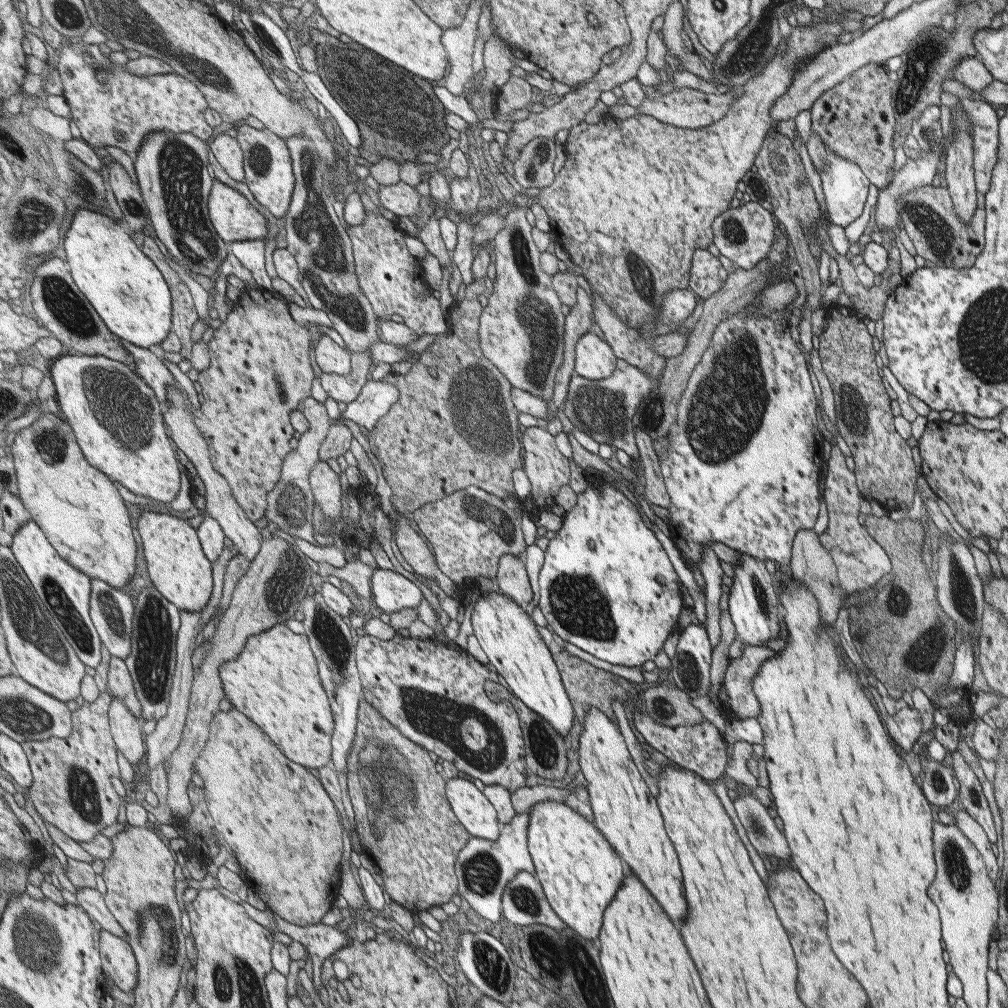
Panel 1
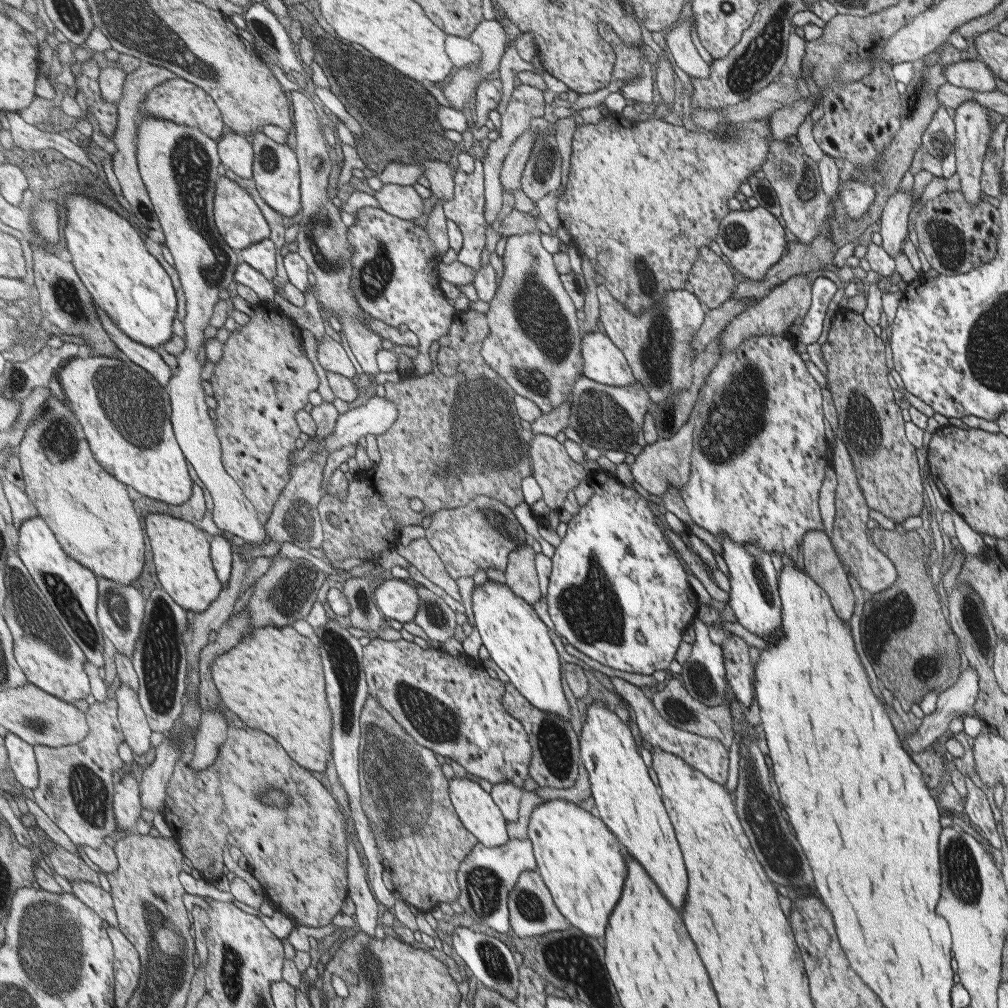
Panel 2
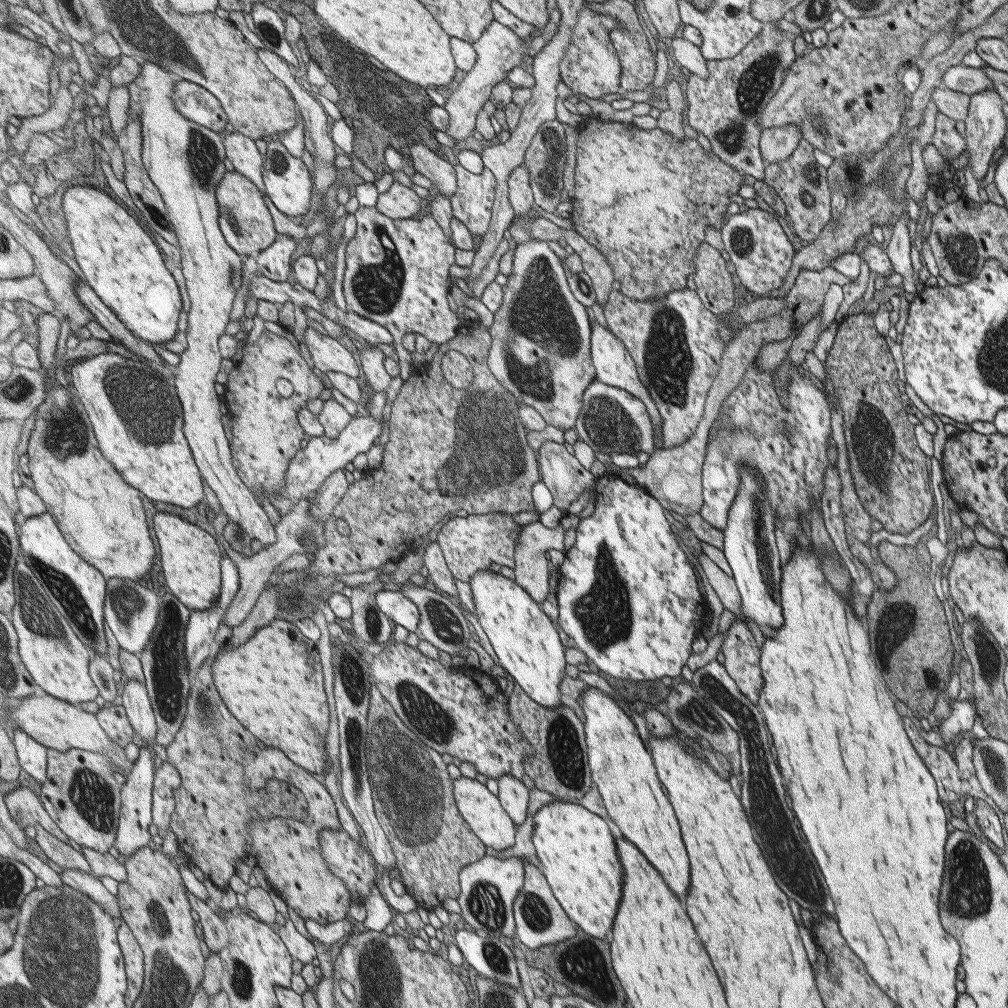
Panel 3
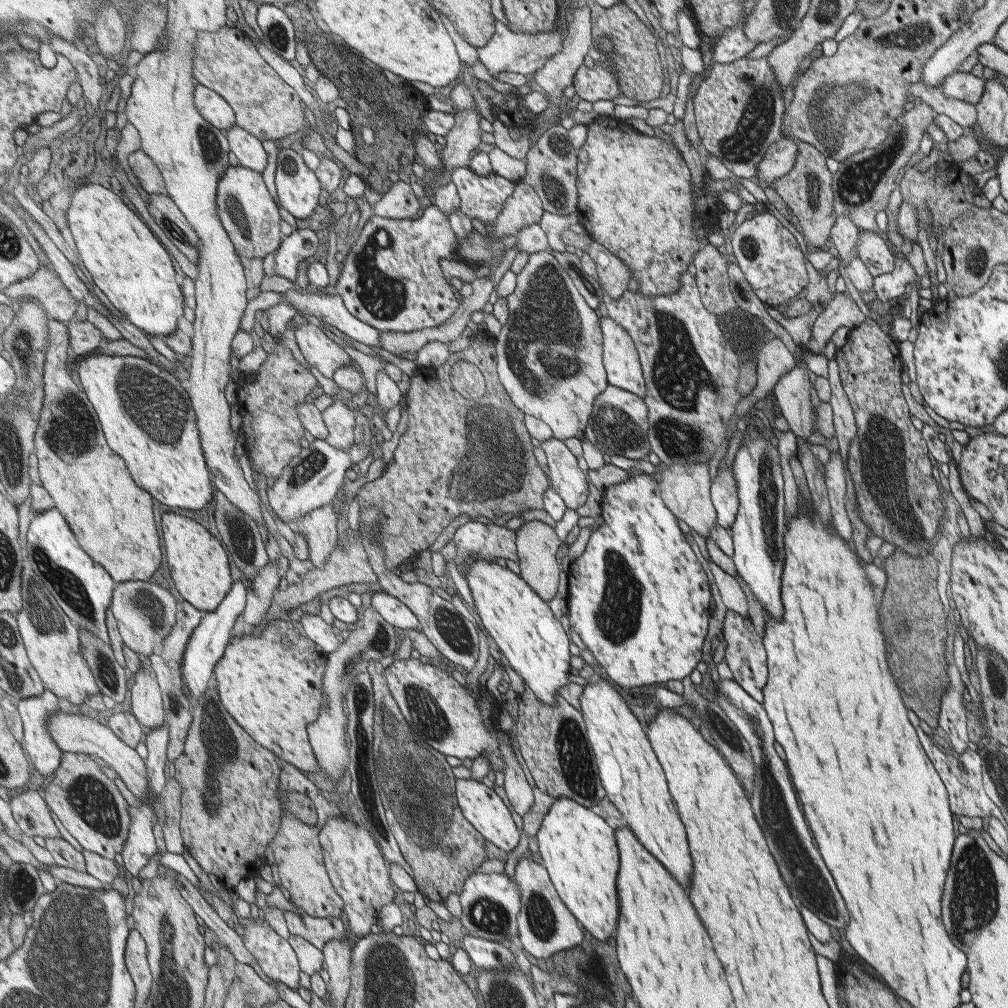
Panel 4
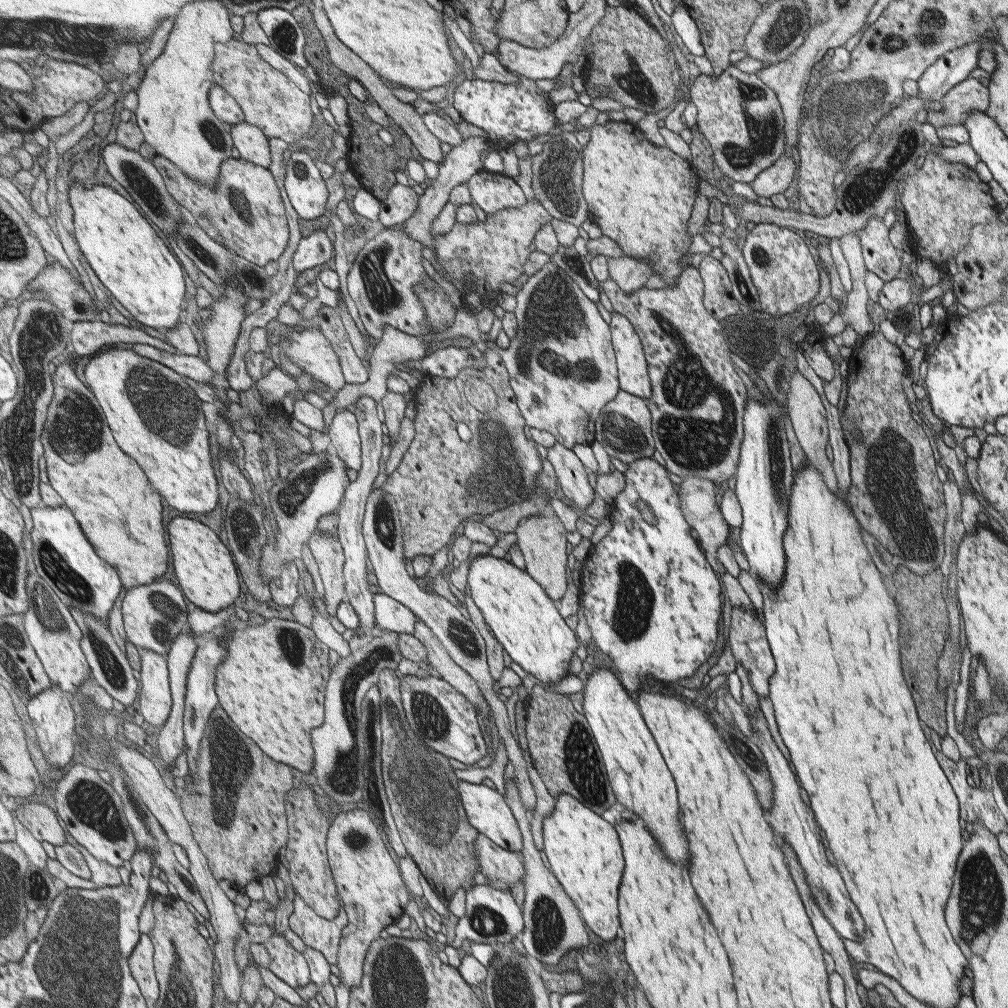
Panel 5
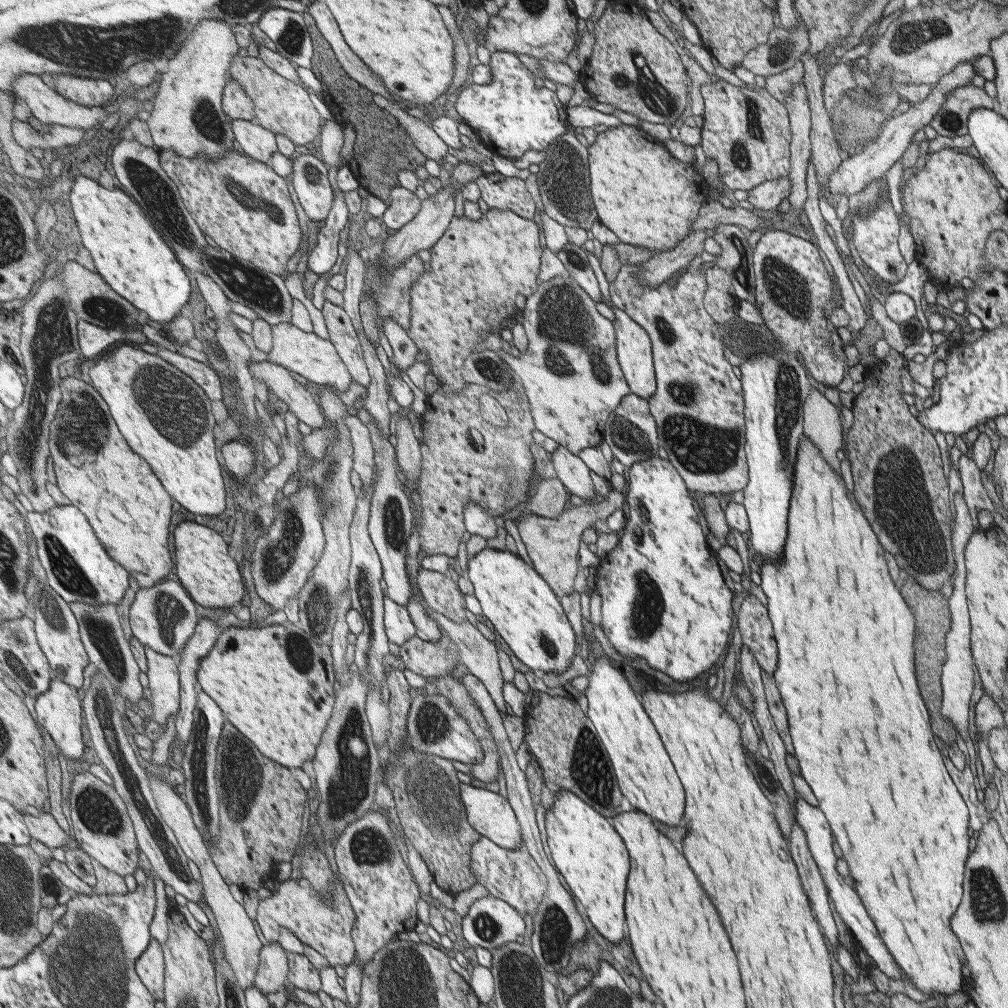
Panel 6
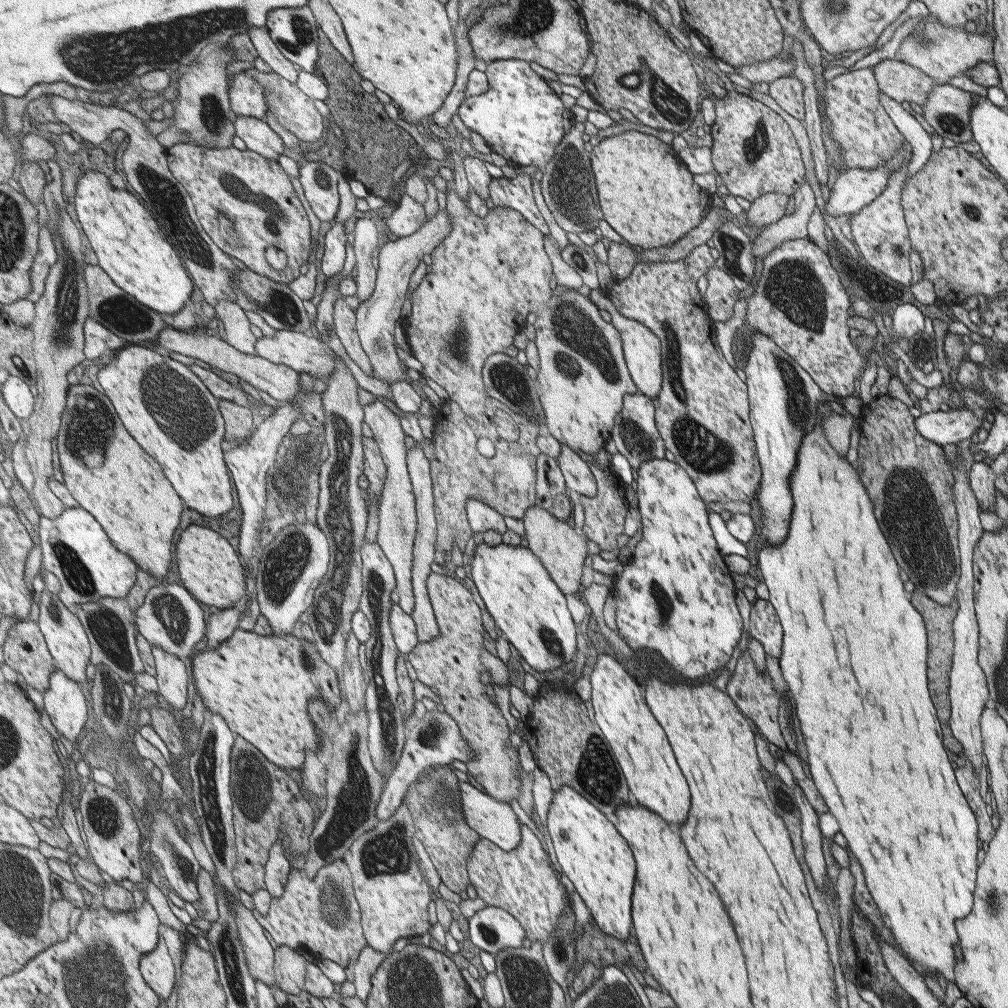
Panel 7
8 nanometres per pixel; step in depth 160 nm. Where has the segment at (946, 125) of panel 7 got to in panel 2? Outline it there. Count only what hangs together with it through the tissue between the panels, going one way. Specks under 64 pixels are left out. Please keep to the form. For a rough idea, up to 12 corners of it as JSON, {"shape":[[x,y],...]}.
{"shape":[[978,59],[949,64],[947,83],[991,92],[994,74]]}

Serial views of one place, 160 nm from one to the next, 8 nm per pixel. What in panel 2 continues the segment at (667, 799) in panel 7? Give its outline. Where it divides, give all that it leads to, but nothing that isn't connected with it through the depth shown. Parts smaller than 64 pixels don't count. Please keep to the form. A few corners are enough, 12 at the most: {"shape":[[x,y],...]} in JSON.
{"shape":[[586,706],[595,814],[683,908],[672,824],[625,722]]}

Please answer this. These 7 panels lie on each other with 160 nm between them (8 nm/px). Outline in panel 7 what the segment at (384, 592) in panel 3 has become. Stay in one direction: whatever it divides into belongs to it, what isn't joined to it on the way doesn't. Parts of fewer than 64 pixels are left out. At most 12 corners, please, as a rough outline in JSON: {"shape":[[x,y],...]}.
{"shape":[[400,604],[390,612],[390,627],[401,654],[419,644],[418,626]]}

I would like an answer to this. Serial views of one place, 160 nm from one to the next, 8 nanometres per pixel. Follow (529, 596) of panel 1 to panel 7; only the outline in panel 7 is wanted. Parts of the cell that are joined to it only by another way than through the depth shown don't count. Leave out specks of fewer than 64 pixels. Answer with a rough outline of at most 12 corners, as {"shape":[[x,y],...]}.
{"shape":[[535,505],[528,547],[564,593],[577,592],[587,556],[582,530]]}

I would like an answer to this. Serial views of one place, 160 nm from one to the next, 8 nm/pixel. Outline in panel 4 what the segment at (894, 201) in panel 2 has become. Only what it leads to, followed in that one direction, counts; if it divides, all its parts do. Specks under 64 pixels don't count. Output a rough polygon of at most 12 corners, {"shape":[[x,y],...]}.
{"shape":[[900,252],[891,272],[873,278],[883,305],[901,296],[918,276]]}

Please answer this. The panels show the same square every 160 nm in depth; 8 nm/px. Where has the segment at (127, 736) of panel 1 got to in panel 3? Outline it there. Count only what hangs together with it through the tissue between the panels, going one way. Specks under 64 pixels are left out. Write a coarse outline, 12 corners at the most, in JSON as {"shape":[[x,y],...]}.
{"shape":[[125,680],[122,705],[139,744],[150,746],[158,722],[146,684]]}

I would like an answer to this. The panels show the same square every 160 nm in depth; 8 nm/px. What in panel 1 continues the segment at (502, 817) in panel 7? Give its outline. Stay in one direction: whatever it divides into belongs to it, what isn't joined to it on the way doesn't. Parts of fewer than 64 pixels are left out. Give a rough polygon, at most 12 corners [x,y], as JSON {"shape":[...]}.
{"shape":[[448,779],[447,798],[477,840],[495,841],[498,810],[473,782]]}

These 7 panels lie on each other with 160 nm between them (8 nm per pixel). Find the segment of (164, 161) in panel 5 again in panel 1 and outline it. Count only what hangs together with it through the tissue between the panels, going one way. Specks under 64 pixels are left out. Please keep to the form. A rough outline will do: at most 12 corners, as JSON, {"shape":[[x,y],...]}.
{"shape":[[216,179],[209,214],[228,244],[267,236],[267,219]]}

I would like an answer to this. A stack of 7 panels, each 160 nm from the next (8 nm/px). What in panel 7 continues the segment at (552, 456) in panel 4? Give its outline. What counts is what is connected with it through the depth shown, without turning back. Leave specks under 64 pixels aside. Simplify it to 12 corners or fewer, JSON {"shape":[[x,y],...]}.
{"shape":[[562,444],[558,464],[567,491],[595,496],[594,476],[576,452]]}

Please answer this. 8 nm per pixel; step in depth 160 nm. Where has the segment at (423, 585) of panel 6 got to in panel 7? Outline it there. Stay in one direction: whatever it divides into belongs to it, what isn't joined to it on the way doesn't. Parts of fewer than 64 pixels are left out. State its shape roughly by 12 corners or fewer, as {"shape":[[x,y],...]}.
{"shape":[[432,573],[441,634],[405,654],[475,751],[467,773],[513,802],[524,786],[512,728],[481,680],[481,608]]}

